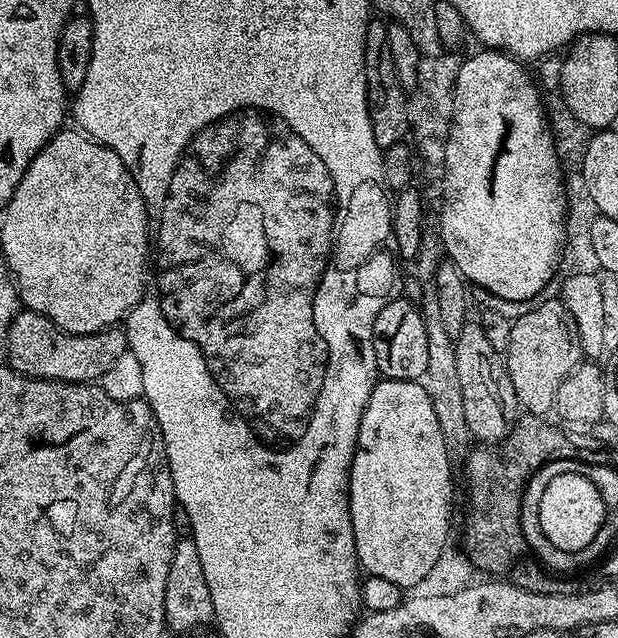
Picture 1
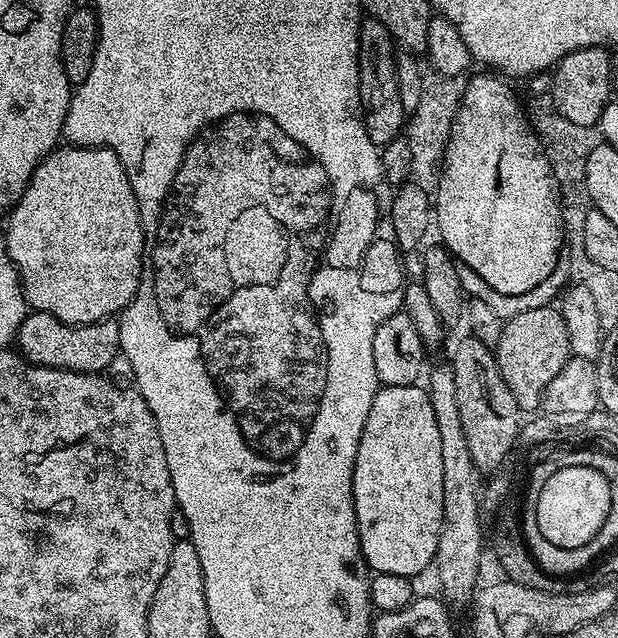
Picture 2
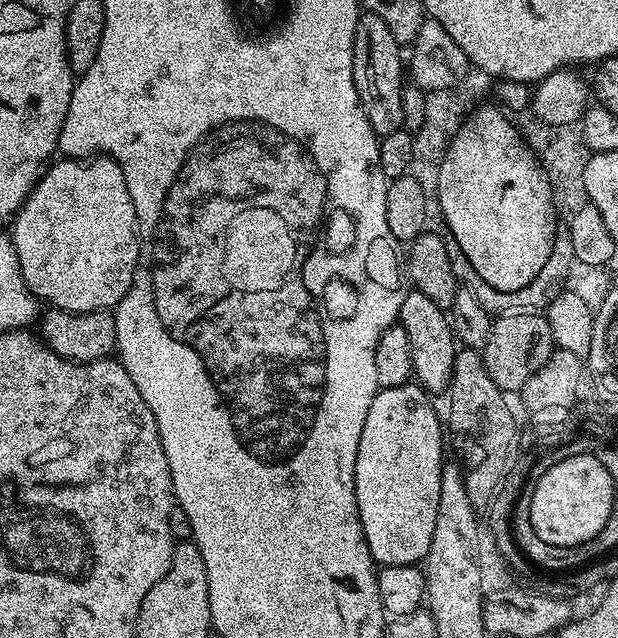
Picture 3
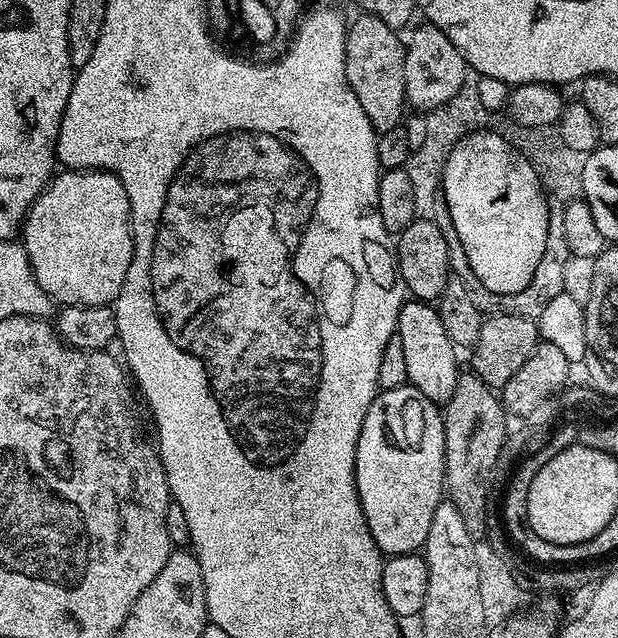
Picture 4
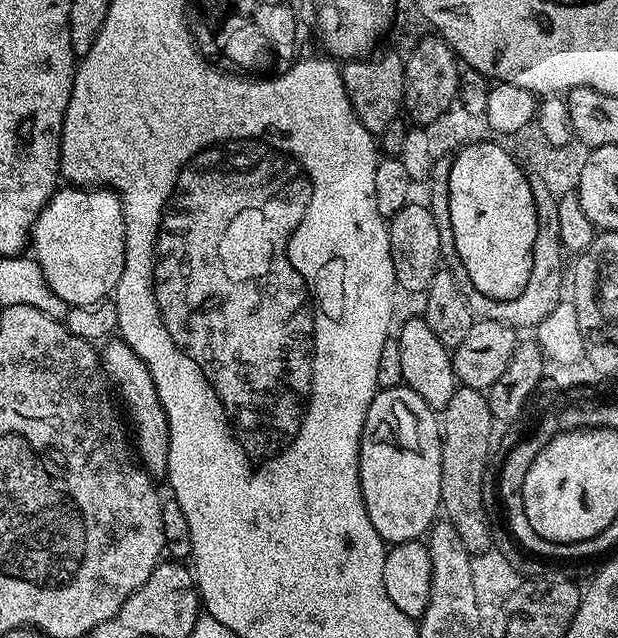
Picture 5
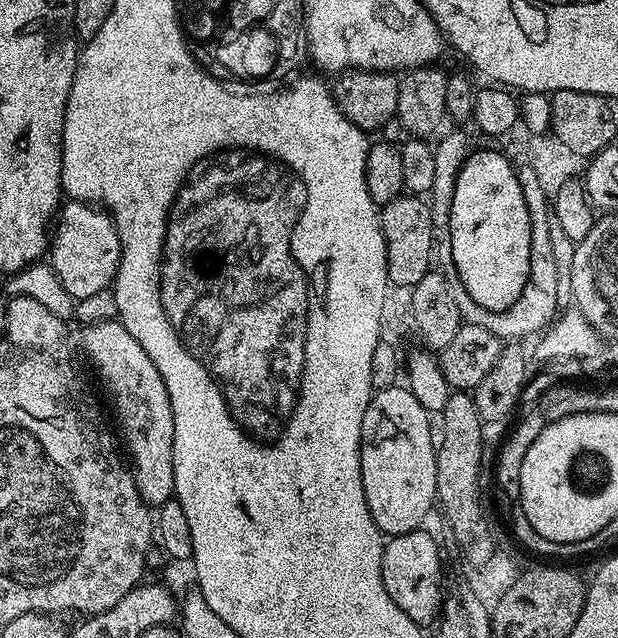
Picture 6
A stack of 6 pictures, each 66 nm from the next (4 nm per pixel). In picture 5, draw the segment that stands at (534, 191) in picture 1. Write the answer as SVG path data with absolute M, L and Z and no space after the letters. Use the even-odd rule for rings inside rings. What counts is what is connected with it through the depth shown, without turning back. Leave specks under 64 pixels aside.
M480 144L477 148L468 148L468 152L460 155L460 160L454 162L454 170L449 176L449 210L450 223L453 226L454 246L456 247L455 259L464 267L464 272L468 275L468 280L481 292L484 296L489 296L489 301L503 302L506 300L516 300L526 286L530 282L530 274L532 273L532 255L534 254L534 242L538 234L538 214L536 213L536 203L534 202L534 194L532 193L533 181L528 175L517 171L516 164L512 164L512 160L508 160L508 156L504 156L504 152L500 152L500 148L492 148L489 144Z

